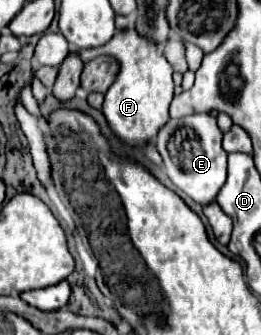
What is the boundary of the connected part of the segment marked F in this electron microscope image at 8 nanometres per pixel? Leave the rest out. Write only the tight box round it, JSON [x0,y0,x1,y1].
[77,28,173,148]

